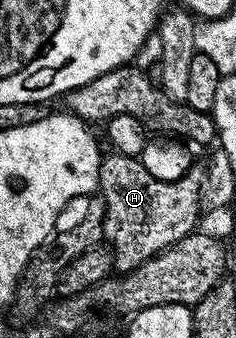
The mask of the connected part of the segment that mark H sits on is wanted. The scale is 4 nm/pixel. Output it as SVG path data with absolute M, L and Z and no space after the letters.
M115 151L109 152L109 154L109 157L107 154L100 163L100 187L98 190L99 196L105 199L104 236L112 250L112 260L115 268L120 273L129 273L131 269L137 269L142 263L146 263L151 257L167 249L169 245L178 243L183 237L187 237L189 233L197 228L197 222L200 220L202 214L202 198L206 188L206 181L203 176L195 177L196 173L191 171L177 181L163 182L162 179L156 179L146 171L146 167L143 166L140 157L127 157Z

